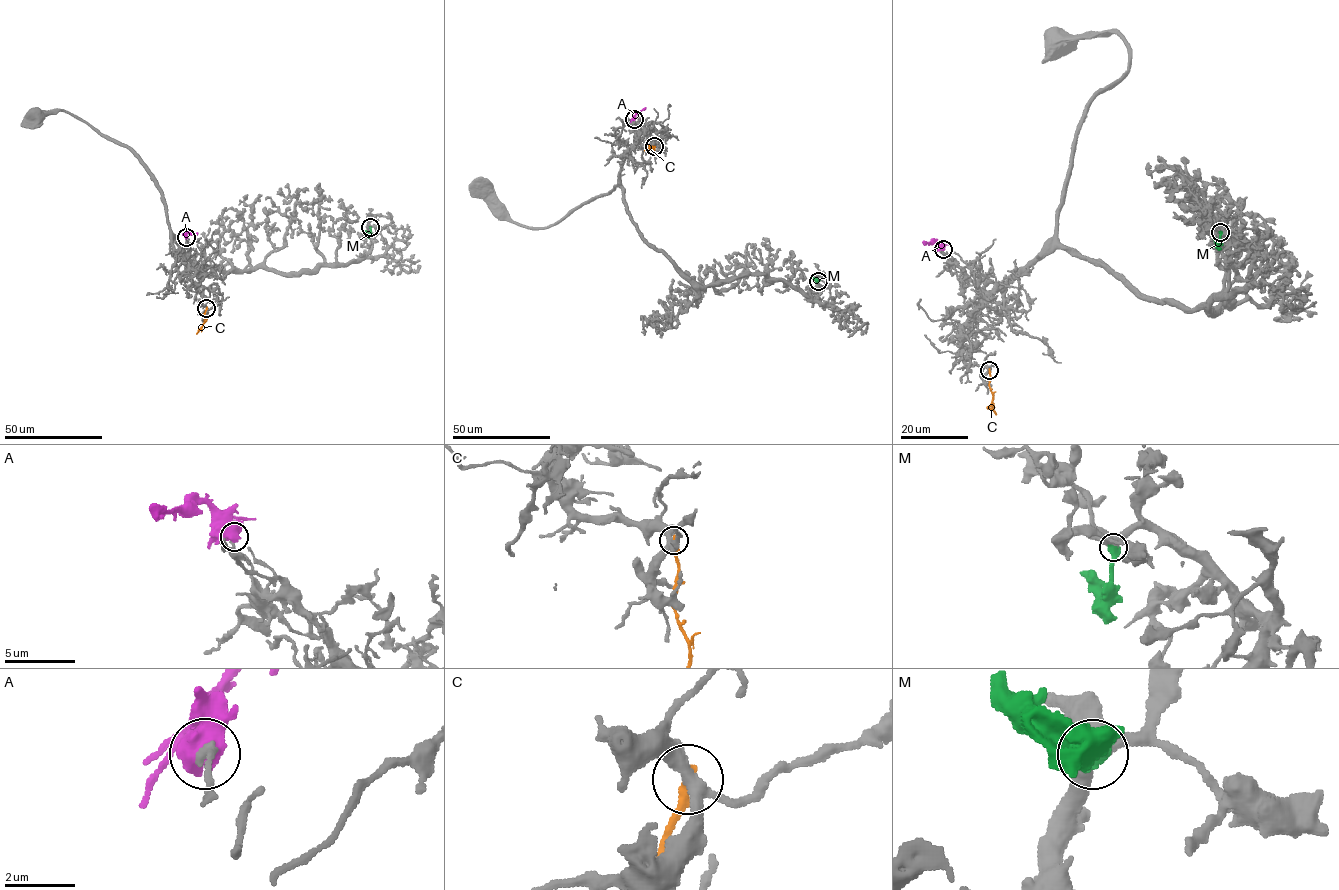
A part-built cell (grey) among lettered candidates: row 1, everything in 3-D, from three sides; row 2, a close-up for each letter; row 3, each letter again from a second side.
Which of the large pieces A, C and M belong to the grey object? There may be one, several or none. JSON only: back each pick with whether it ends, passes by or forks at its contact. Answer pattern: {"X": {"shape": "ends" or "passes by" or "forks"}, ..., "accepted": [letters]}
{"M": {"shape": "ends"}, "accepted": ["M"]}

